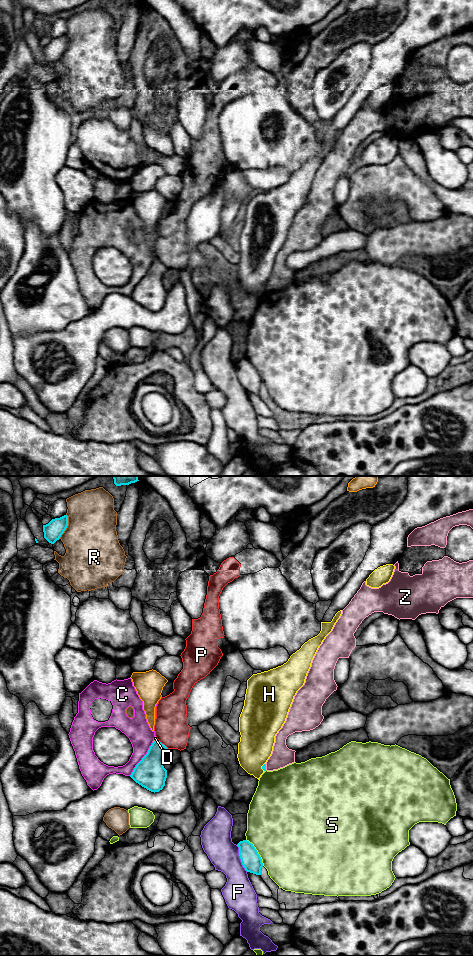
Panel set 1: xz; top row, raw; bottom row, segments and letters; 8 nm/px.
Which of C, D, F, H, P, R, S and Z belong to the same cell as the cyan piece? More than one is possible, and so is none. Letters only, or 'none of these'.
none of these

